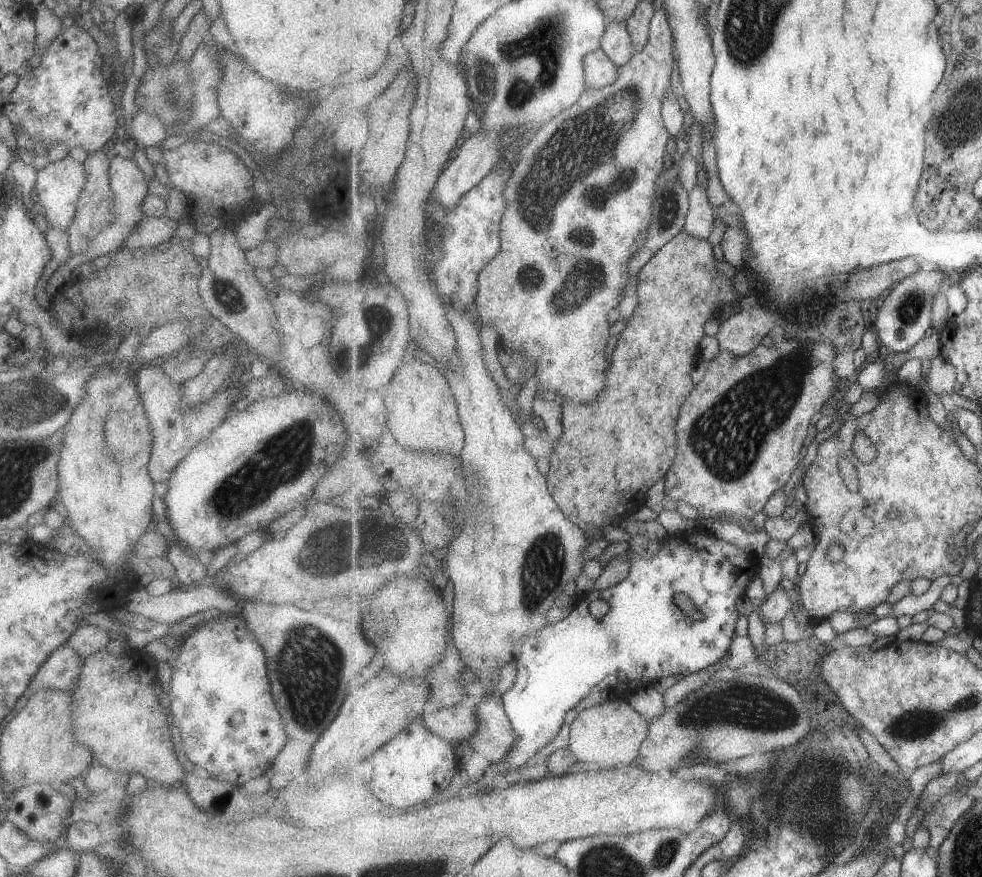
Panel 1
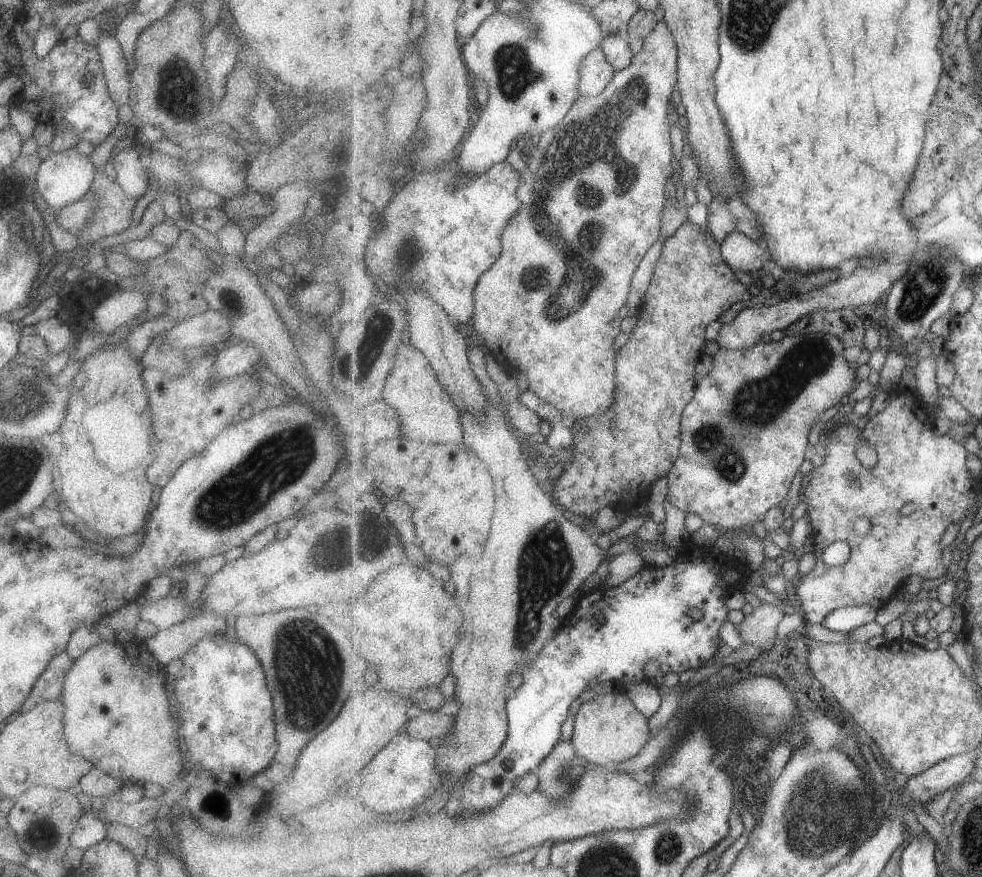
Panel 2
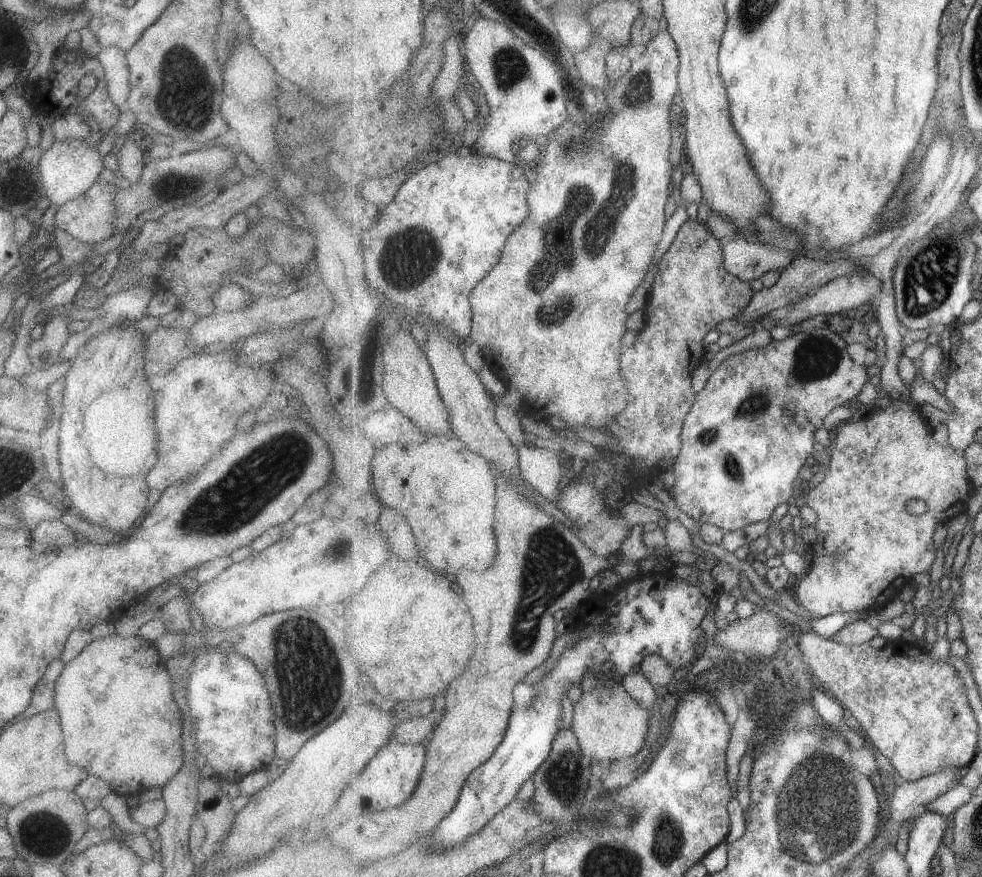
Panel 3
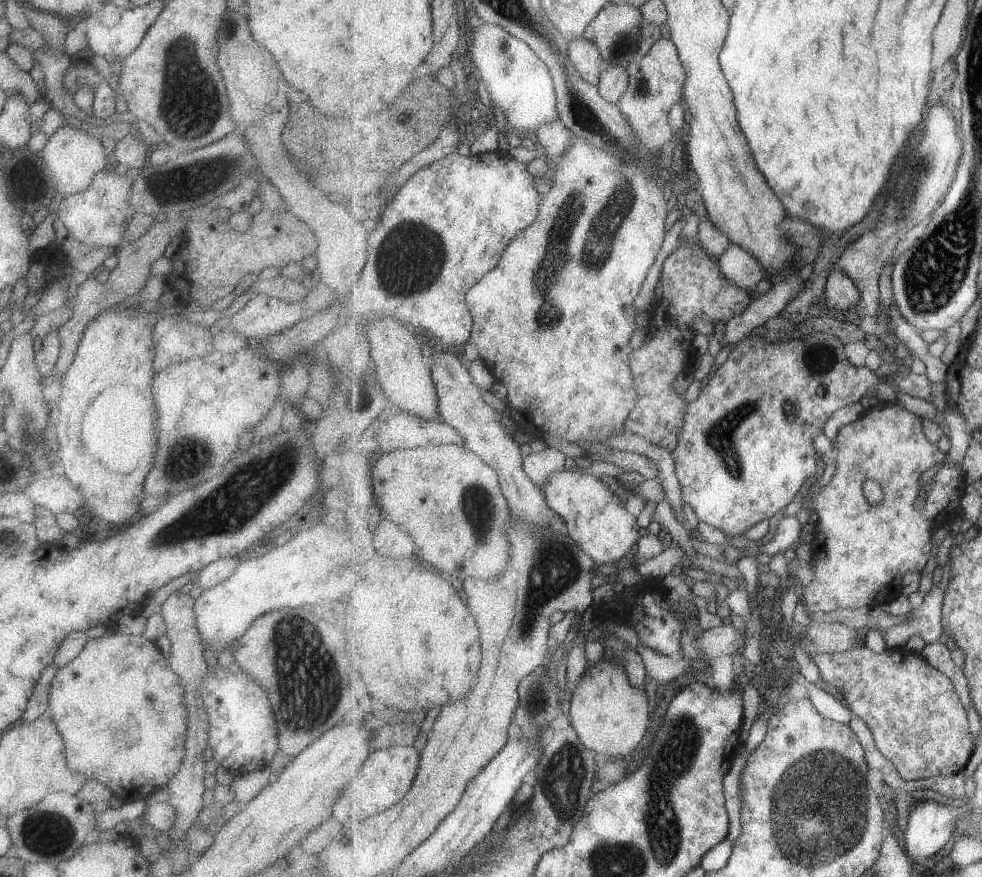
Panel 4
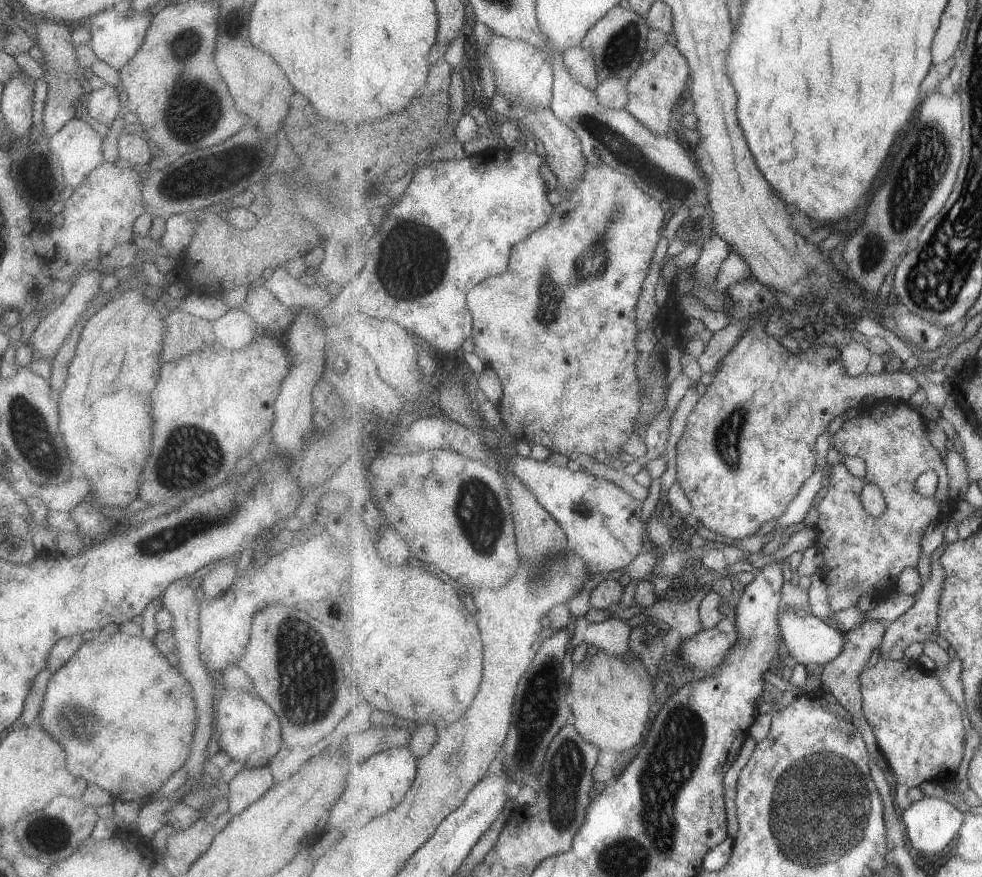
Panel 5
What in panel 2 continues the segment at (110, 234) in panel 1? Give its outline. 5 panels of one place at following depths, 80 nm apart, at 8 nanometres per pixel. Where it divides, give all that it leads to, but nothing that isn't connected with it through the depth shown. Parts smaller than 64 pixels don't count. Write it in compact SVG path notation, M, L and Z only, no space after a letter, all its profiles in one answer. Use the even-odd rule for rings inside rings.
M132 140L127 149L118 151L111 158L116 173L114 182L121 188L123 196L127 196L131 200L141 197L148 187L146 164L138 156L135 144L136 142Z

